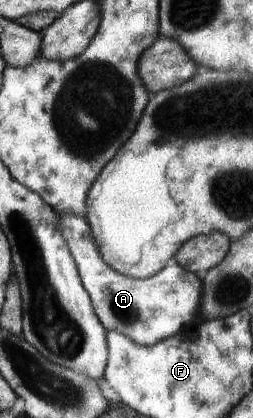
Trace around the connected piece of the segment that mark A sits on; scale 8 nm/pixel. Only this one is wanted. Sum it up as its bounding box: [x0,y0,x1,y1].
[59,214,202,347]

